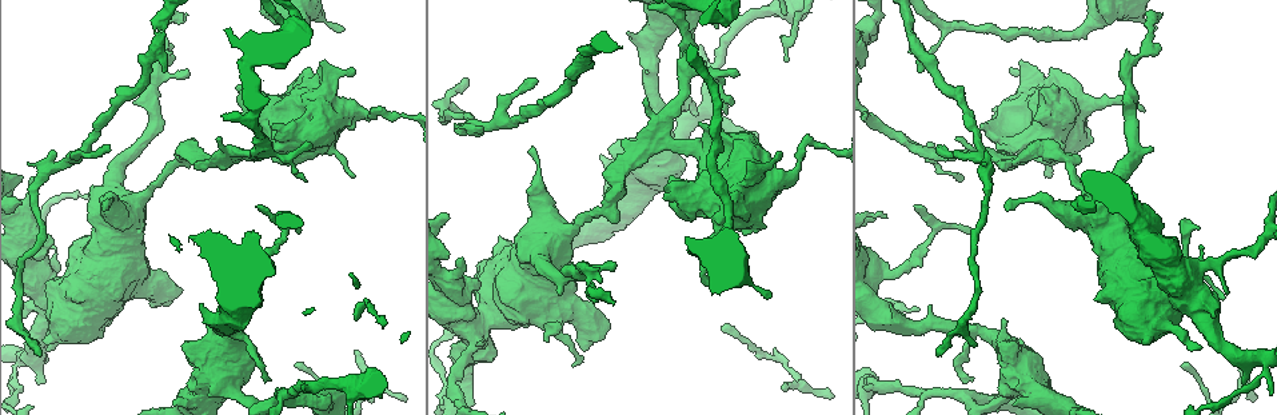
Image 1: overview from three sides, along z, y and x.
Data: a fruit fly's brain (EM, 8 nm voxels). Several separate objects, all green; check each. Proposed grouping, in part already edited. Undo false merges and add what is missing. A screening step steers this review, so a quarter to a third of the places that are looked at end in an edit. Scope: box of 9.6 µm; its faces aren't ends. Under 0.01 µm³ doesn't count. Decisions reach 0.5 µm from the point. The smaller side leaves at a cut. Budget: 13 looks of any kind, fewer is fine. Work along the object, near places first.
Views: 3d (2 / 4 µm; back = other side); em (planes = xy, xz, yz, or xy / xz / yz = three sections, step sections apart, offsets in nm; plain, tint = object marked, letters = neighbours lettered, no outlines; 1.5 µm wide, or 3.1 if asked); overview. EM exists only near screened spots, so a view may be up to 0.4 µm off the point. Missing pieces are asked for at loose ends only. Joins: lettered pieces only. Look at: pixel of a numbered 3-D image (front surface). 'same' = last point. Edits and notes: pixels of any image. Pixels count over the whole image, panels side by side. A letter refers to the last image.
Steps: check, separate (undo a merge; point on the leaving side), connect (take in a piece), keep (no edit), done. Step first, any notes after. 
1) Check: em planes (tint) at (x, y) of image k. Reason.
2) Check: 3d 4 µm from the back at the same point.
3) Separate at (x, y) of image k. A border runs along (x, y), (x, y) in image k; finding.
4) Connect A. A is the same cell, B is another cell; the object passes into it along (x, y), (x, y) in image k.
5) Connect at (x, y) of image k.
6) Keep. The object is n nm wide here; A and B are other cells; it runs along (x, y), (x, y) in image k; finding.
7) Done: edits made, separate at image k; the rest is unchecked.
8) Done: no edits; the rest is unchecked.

Check: 3d 4 µm at (919, 308) of image 1. Tapers out.

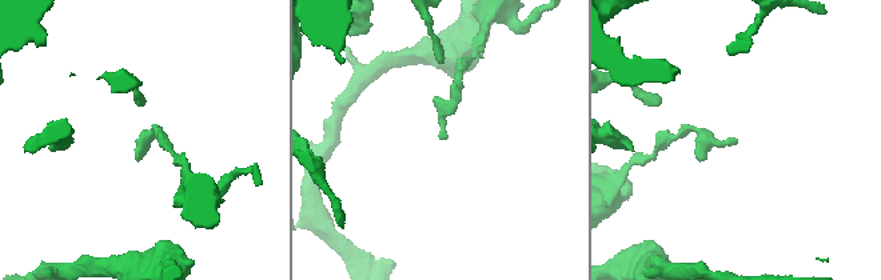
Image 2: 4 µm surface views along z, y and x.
Check: em yz step 4 (letters) at (735, 138) of image 2. Shape alone is not enough.

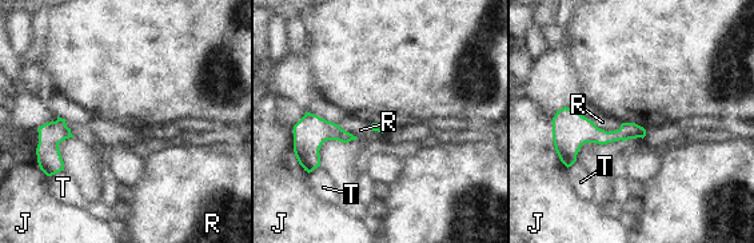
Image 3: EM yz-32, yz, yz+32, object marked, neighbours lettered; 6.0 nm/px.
Keep. The longest contact is with J, 320 nm; J, R and T are other cells; no lettered piece goes on from it.

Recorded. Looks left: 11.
Check: em planes (letters) at (1101, 104) of image 1. Calibre changes.

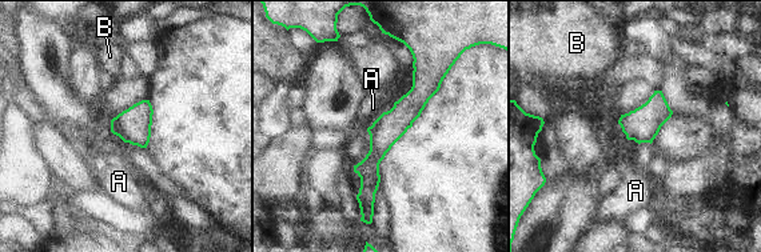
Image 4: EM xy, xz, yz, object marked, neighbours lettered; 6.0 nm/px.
Keep. The object is 180 nm wide here; the longest contact is with A, 140 nm; A and B are other cells; all the same neuron.

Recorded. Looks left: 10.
Check: 3d 2 µm at (782, 389) of image 1. Free end.

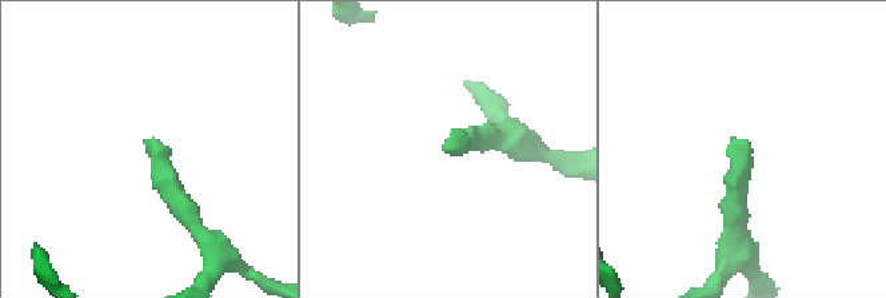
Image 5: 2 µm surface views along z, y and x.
Check: em planes (plain) at (450, 152) of image 5. Shape alone is not enough.

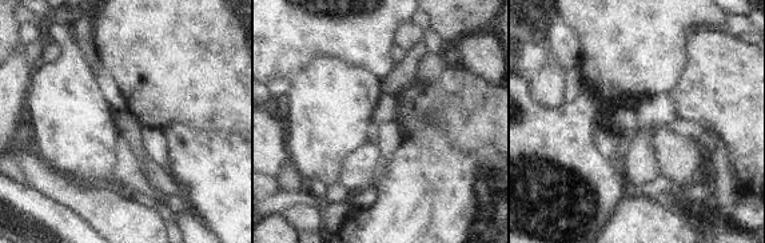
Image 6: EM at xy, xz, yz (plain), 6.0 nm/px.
Check: em planes (letters) at the same point.

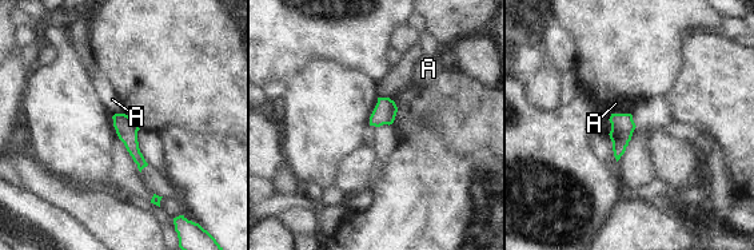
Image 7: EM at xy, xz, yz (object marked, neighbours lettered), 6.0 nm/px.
Keep. A is another cell; none of them fits.

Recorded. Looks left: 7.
Check: em yz step 8 (tint) at (477, 338) of image 1. Thick turns thin.

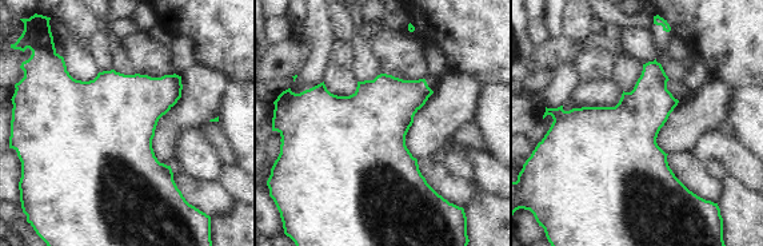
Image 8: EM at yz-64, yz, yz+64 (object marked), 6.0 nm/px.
Check: em planes (letters) at the same point. Another direction.

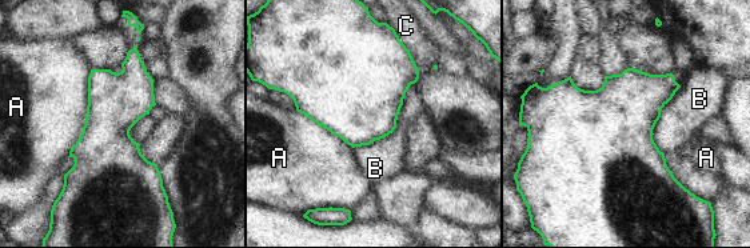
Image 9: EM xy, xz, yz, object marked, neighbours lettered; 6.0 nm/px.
Keep. A, B and C are other cells; a border runs along (414, 83), (405, 95), (395, 126) in image 9; all the same neuron.

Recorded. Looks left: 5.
Check: 3d 2 µm at (462, 260) of image 1. Branch stops here.

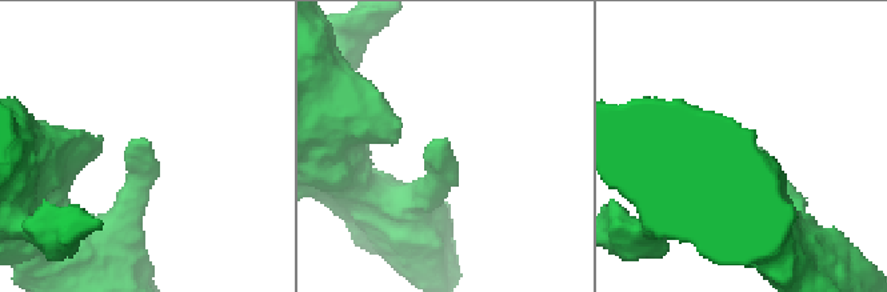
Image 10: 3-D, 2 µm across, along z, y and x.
Check: em xz step 8 (tint) at (143, 142) of image 10.

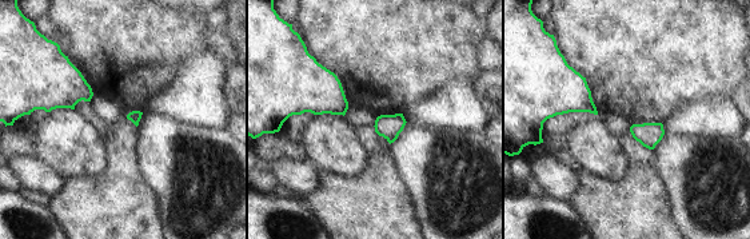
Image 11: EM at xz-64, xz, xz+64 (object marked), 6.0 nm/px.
Check: em planes (letters) at the same point.

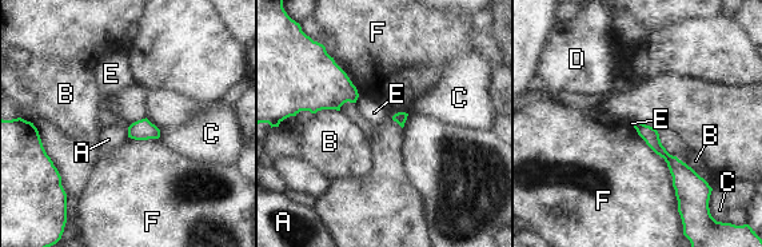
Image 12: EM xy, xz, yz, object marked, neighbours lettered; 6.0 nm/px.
Keep. A, B, C, D, E and F are other cells; it runs along (637, 124), (678, 168), (687, 184) in image 12; none of them fits.

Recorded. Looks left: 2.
Done: no edits; the rest is unchecked.

